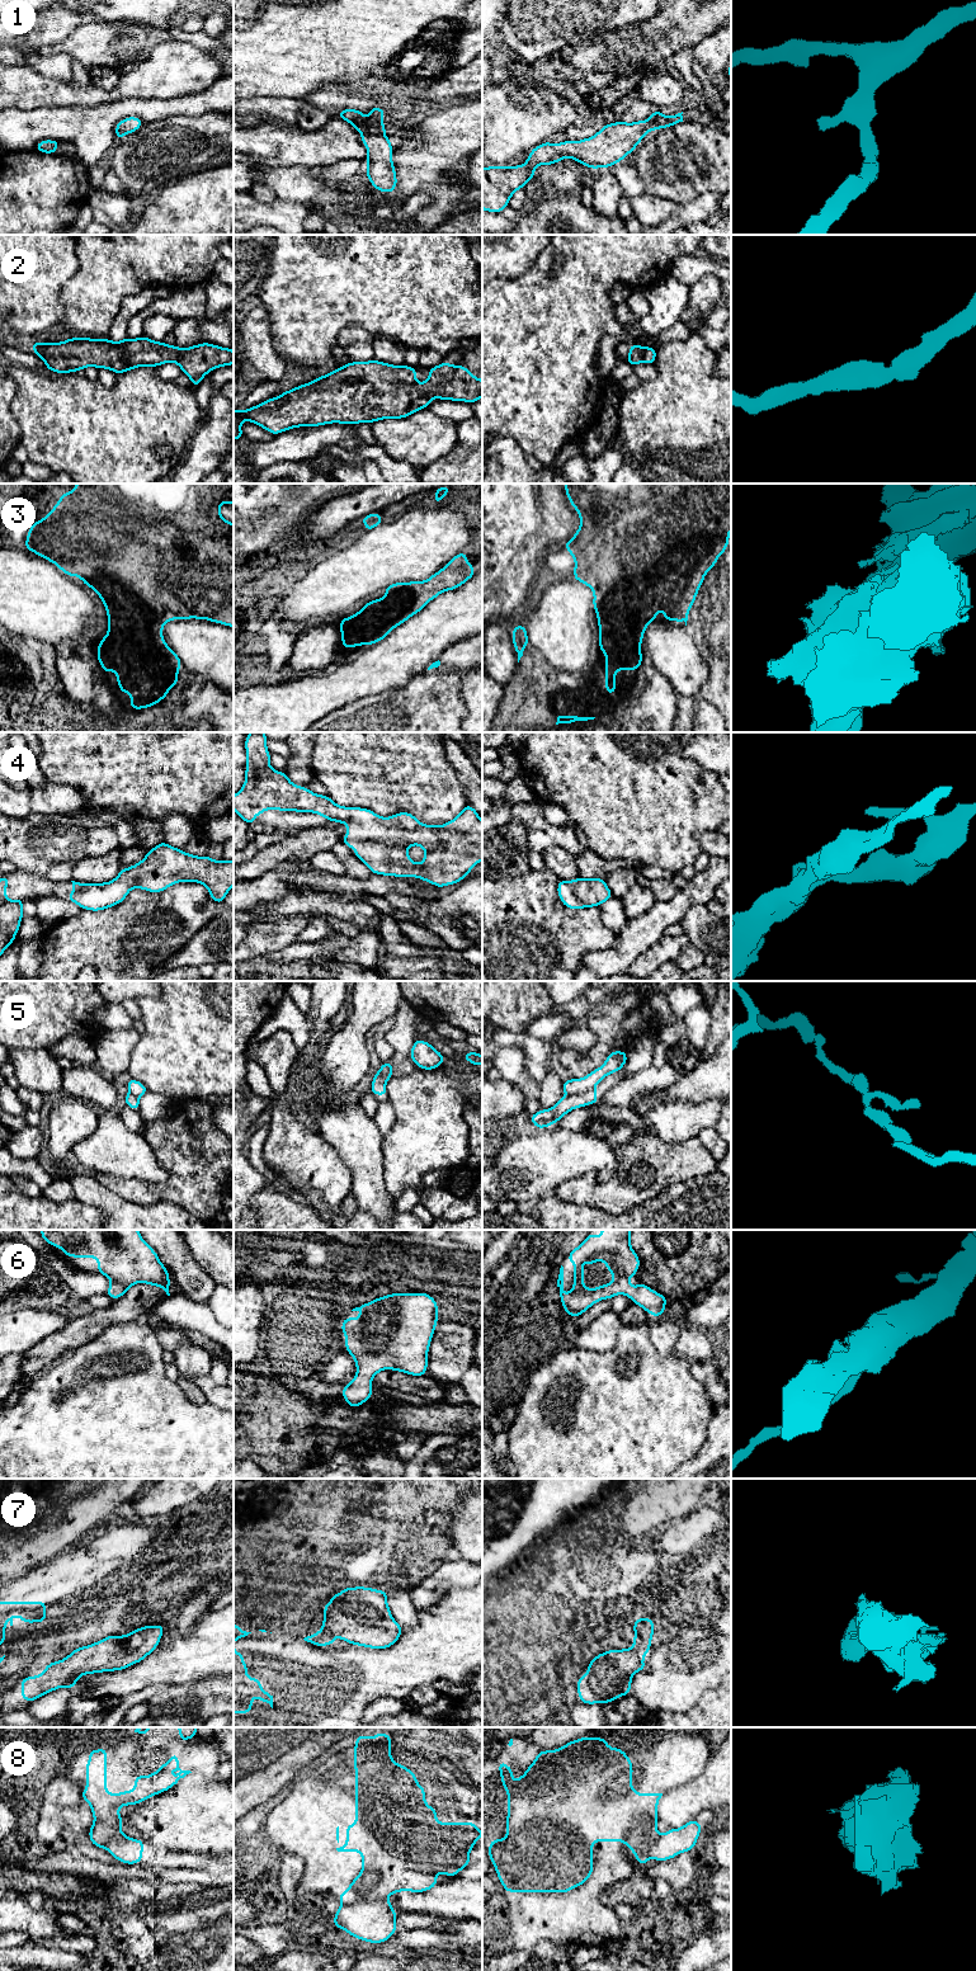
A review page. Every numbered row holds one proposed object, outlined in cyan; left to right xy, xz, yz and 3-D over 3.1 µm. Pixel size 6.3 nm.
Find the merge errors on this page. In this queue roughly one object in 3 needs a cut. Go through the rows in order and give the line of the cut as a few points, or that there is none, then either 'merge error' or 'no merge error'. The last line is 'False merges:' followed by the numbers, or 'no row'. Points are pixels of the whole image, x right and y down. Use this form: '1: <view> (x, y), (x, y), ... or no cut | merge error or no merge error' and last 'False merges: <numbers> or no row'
1: no cut | no merge error
2: no cut | no merge error
3: no cut | no merge error
4: no cut | no merge error
5: yz (594, 1087), (581, 1093), (567, 1095) | merge error
6: no cut | no merge error
7: xz (323, 1627), (334, 1636) | merge error
8: xz (378, 1899), (343, 1905) | merge error
False merges: 5, 7, 8

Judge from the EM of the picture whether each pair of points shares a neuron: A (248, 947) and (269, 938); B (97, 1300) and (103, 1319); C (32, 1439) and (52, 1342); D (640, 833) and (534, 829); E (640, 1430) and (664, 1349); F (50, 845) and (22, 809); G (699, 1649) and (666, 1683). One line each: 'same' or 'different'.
A: same
B: different
C: different
D: different
E: different
F: different
G: same

